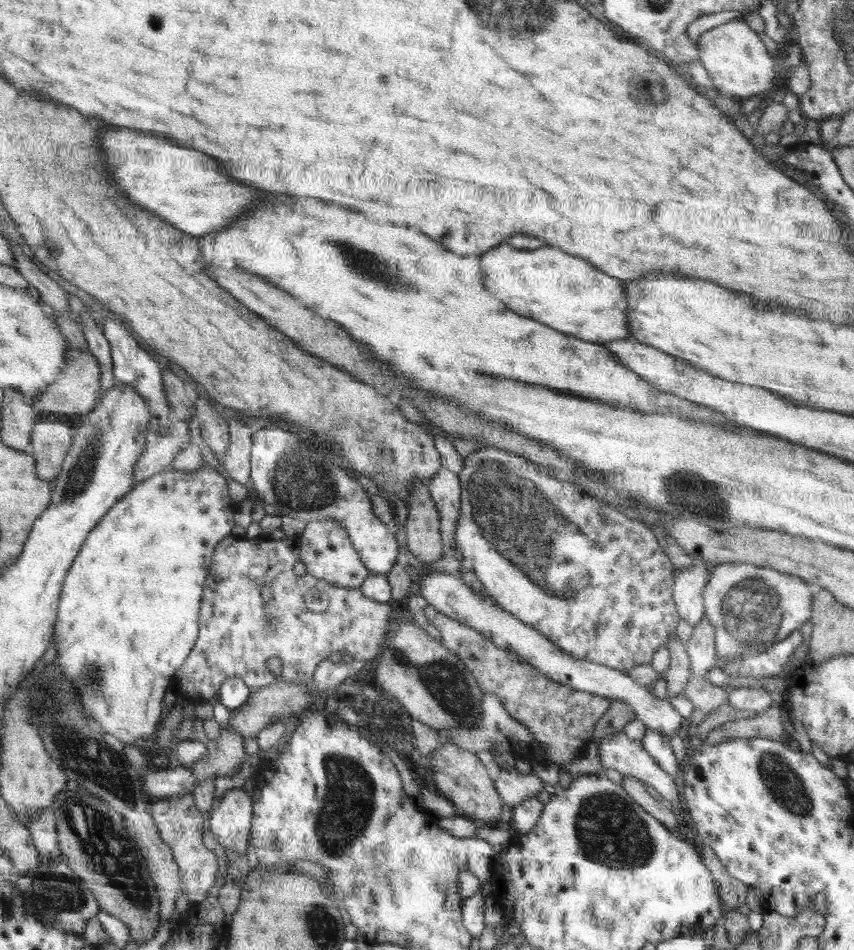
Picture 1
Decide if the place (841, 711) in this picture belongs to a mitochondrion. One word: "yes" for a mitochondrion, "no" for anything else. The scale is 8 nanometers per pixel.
no

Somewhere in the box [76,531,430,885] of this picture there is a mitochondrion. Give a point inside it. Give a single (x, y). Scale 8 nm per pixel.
(348, 798)

